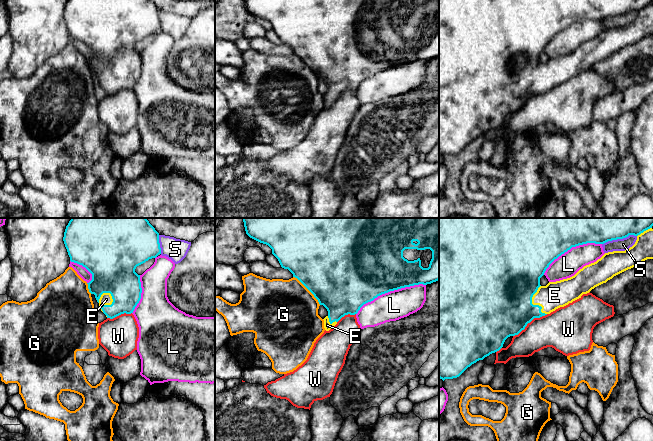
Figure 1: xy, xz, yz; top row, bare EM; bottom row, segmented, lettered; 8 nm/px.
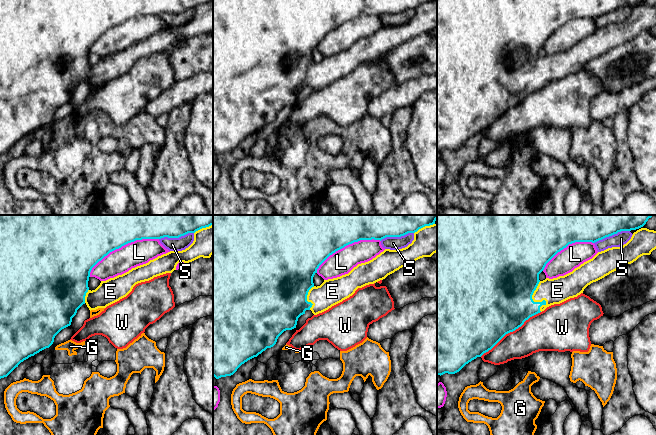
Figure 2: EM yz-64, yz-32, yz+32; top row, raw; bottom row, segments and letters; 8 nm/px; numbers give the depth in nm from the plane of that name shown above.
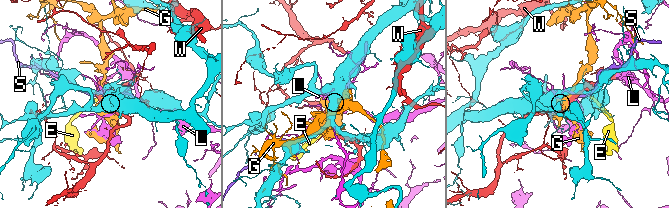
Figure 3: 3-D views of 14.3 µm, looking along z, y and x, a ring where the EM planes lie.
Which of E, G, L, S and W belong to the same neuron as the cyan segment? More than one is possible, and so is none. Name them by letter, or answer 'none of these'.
E

